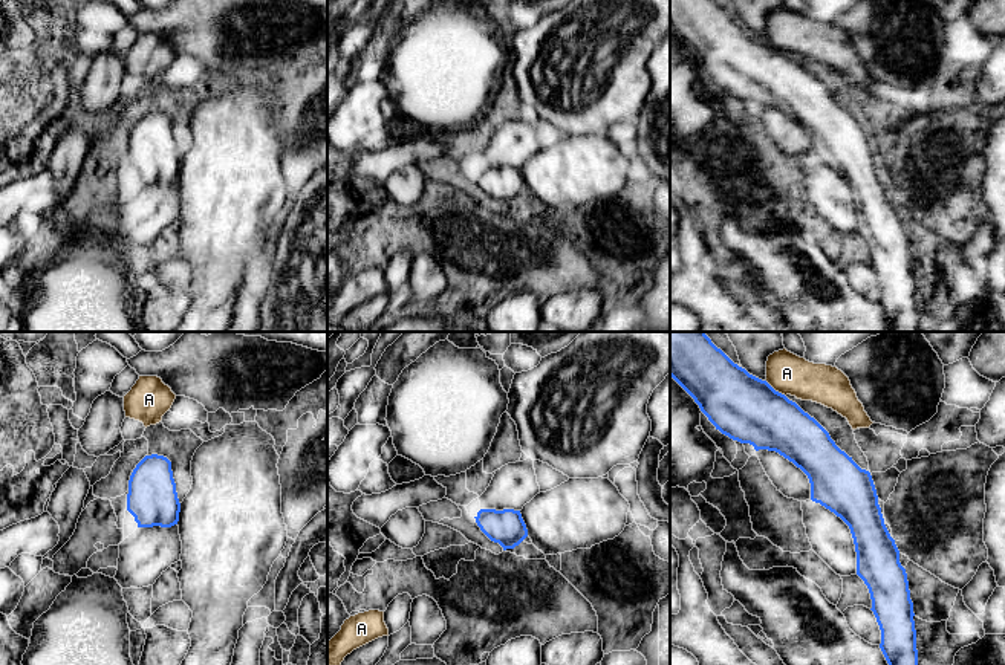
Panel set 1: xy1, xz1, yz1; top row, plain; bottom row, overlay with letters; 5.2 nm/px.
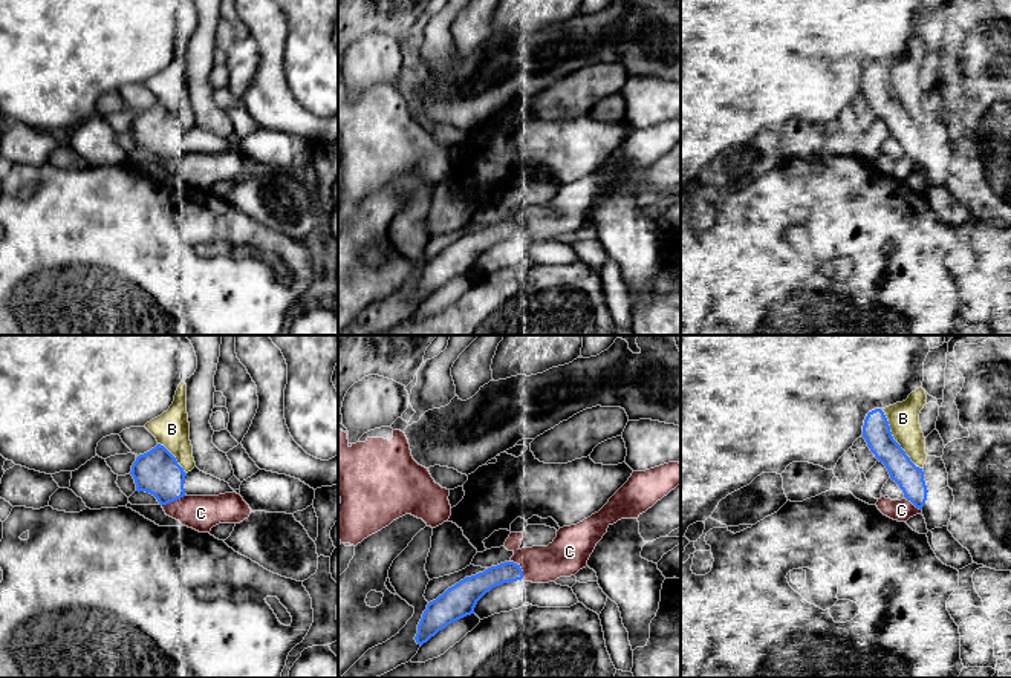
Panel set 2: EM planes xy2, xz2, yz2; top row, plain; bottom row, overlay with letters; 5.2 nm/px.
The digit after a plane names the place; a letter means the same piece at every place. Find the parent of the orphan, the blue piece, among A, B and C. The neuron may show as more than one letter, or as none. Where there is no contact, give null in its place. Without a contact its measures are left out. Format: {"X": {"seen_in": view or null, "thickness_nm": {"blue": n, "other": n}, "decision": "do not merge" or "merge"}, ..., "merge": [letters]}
{"A": {"seen_in": "yz1", "thickness_nm": {"blue": 340, "other": 220}, "decision": "do not merge"}, "B": {"seen_in": "yz2", "thickness_nm": {"blue": 140, "other": 160}, "decision": "merge"}, "C": {"seen_in": "xz2", "thickness_nm": {"blue": 120, "other": 200}, "decision": "do not merge"}, "merge": ["B"]}

